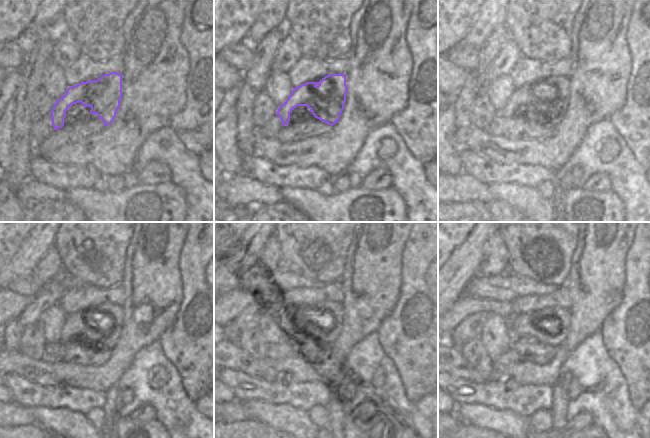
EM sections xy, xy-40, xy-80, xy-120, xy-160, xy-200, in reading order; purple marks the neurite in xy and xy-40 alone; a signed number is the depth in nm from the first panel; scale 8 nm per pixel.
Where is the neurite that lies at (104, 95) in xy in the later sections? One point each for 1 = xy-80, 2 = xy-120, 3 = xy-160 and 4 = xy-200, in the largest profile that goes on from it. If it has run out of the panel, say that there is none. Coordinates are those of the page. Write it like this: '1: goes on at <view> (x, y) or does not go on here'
1: goes on at xy-80 (550, 103)
2: goes on at xy-120 (103, 329)
3: goes on at xy-160 (325, 328)
4: goes on at xy-200 (551, 328)

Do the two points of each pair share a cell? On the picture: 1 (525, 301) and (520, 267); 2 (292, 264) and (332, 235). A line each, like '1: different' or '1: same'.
1: different
2: same

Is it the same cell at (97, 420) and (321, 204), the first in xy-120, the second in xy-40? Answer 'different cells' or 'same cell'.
different cells

